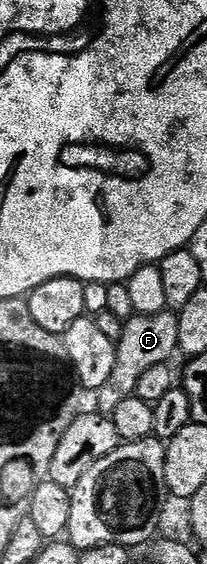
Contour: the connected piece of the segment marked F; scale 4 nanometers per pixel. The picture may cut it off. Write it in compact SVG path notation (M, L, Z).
M167 310L157 315L138 315L127 320L124 332L116 343L116 364L114 373L110 373L110 381L102 385L98 392L100 398L99 414L111 417L118 405L127 398L135 396L139 378L148 369L156 365L167 364L171 355L178 351L178 321L173 312Z

